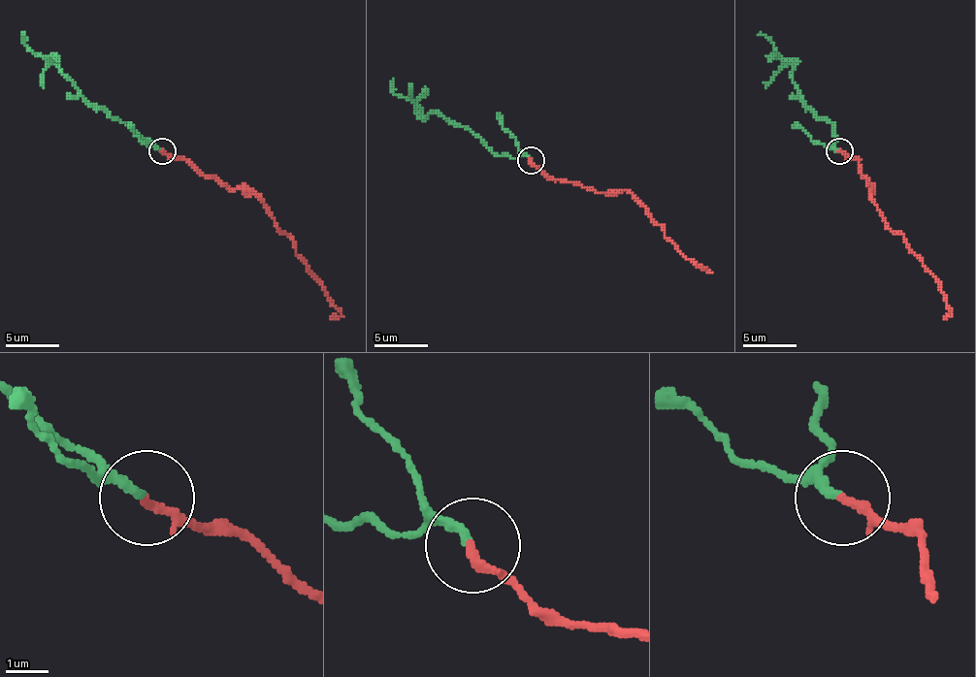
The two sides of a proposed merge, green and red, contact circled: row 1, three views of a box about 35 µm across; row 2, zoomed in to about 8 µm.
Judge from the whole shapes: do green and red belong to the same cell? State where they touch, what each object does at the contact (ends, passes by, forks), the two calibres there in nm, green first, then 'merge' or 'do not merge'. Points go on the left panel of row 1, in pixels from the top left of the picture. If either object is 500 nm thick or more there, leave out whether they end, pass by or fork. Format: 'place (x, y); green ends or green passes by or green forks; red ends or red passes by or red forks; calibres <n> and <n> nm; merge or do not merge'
place (162, 150); green ends; red ends; calibres 240 and 200 nm; do not merge

